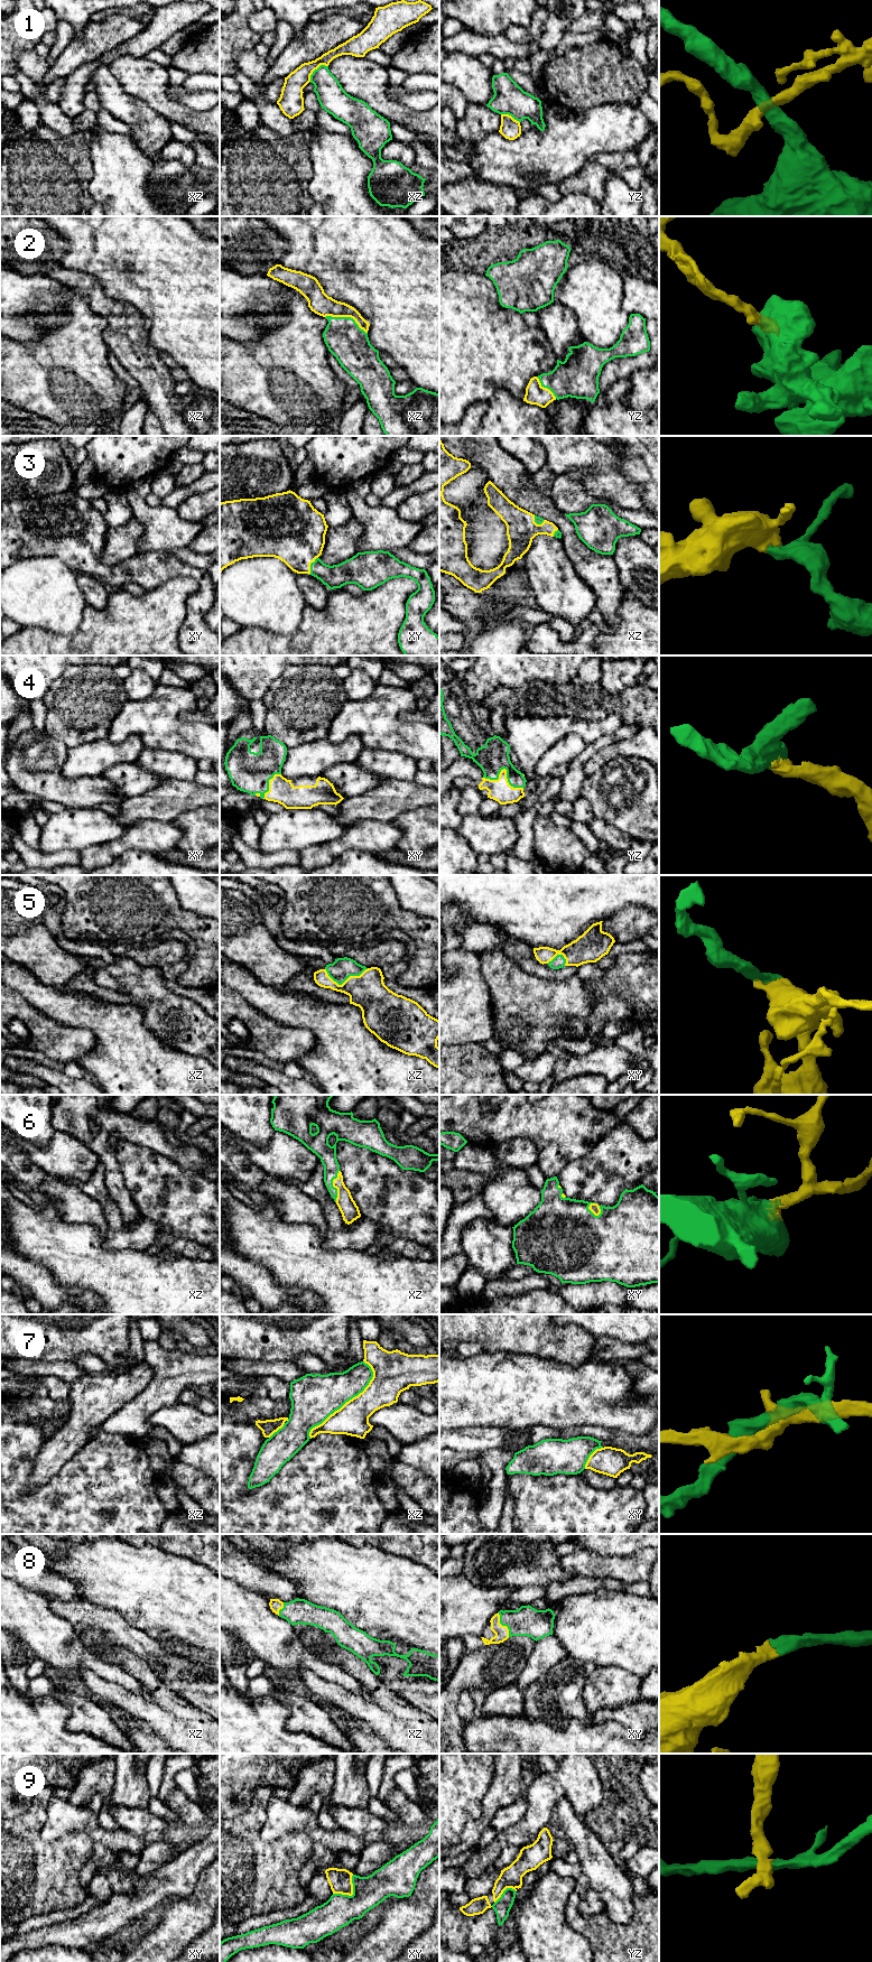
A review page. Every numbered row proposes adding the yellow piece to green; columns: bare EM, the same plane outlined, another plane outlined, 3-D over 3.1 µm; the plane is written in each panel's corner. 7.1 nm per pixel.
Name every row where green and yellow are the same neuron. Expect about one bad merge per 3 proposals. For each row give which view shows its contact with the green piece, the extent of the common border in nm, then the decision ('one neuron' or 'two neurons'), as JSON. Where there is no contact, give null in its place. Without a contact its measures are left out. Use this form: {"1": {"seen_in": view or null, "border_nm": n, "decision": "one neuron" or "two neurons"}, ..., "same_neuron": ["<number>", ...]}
{"1": {"seen_in": "xz", "border_nm": 180, "decision": "two neurons"}, "2": {"seen_in": "xz", "border_nm": 320, "decision": "one neuron"}, "3": {"seen_in": "xy", "border_nm": 140, "decision": "one neuron"}, "4": {"seen_in": "yz", "border_nm": 300, "decision": "one neuron"}, "5": {"seen_in": "xz", "border_nm": 320, "decision": "one neuron"}, "6": {"seen_in": "xz", "border_nm": 240, "decision": "one neuron"}, "7": {"seen_in": "xz", "border_nm": 700, "decision": "two neurons"}, "8": {"seen_in": "xy", "border_nm": 190, "decision": "one neuron"}, "9": {"seen_in": "xy", "border_nm": 200, "decision": "two neurons"}, "same_neuron": ["2", "3", "4", "5", "6", "8"]}

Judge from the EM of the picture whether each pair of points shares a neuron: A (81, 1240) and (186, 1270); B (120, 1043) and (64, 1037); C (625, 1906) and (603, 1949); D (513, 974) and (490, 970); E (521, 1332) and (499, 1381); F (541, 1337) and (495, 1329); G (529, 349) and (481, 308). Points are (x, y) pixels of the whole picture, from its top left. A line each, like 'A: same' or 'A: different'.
A: same
B: different
C: different
D: same
E: different
F: same
G: same

